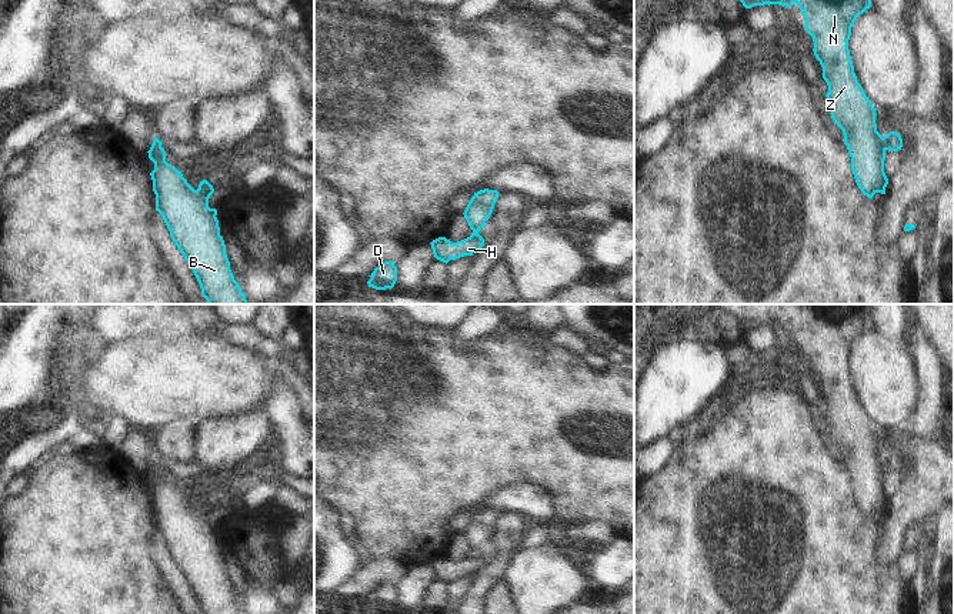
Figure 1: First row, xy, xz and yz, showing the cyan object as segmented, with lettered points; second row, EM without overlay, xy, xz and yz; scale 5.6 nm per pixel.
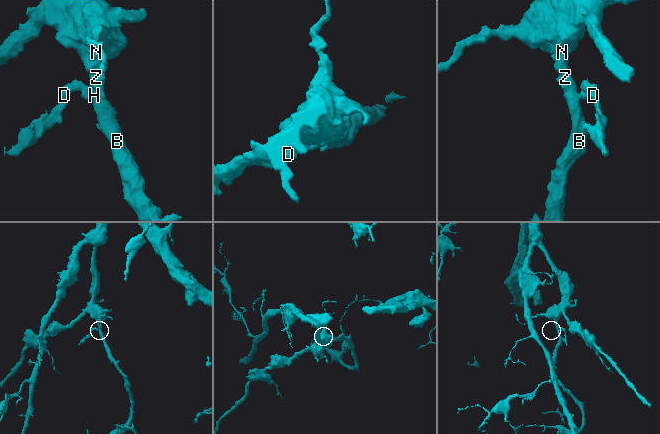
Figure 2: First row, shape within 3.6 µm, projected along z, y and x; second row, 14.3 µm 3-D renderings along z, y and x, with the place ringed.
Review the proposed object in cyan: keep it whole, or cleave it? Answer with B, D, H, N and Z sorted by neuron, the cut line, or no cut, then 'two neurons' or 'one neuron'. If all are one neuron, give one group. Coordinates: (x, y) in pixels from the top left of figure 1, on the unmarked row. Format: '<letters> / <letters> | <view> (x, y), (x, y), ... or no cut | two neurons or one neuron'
B N Z / D H | yz (881, 457), (887, 469) | two neurons

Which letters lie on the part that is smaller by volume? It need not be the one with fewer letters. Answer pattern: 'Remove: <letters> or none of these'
Remove: D, H

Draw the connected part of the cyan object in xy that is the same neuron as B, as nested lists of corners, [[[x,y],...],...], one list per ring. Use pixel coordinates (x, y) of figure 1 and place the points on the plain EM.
[[[153,461],[149,478],[154,483],[150,493],[153,511],[156,514],[156,531],[159,531],[170,551],[170,557],[193,590],[201,614],[244,614],[234,600],[230,581],[226,574],[226,564],[220,555],[217,530],[209,527],[209,518],[214,513],[213,505],[203,500],[194,510],[174,485],[166,481],[166,471],[161,464]]]

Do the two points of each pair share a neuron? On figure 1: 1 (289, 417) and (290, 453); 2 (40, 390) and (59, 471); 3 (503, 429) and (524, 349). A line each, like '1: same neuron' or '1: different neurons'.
1: same neuron
2: different neurons
3: same neuron

